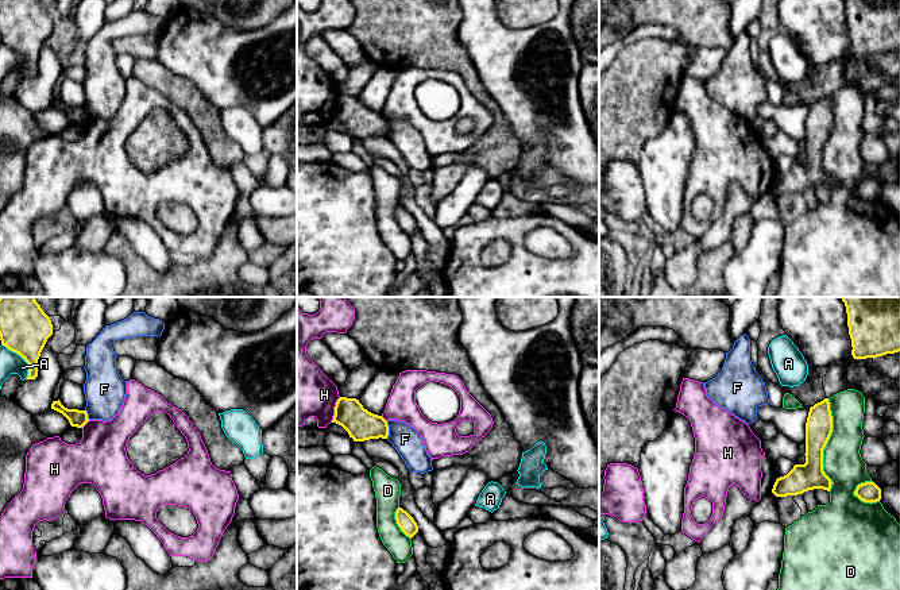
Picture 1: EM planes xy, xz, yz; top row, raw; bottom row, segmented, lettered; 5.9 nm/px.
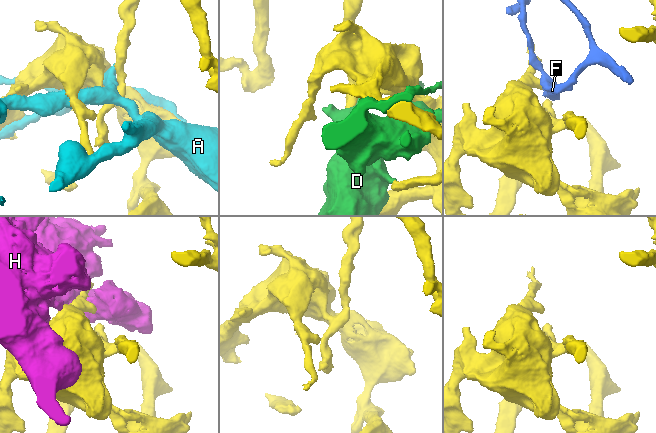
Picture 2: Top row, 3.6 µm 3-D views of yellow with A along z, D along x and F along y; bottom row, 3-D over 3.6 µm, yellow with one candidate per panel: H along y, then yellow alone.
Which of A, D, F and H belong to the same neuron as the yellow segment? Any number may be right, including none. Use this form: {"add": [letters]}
{"add": []}

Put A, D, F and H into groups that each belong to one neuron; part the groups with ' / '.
A / D F / H

